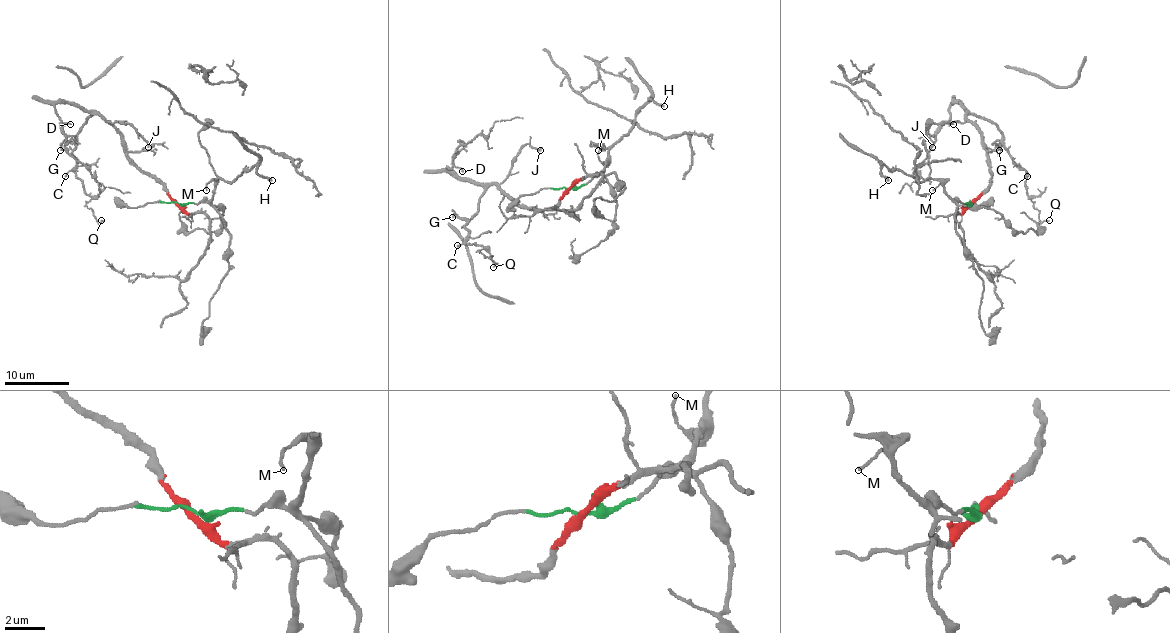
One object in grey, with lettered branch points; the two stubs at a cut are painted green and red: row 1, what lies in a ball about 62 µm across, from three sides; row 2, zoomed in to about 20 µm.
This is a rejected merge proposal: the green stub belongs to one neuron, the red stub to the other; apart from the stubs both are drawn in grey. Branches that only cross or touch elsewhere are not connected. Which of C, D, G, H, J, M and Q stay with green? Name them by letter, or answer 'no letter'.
H, M

